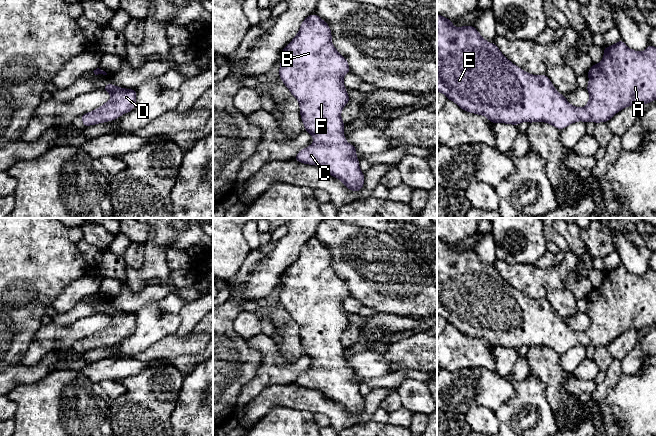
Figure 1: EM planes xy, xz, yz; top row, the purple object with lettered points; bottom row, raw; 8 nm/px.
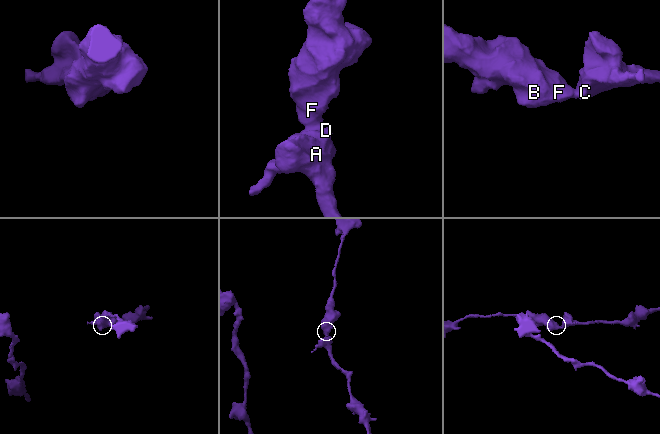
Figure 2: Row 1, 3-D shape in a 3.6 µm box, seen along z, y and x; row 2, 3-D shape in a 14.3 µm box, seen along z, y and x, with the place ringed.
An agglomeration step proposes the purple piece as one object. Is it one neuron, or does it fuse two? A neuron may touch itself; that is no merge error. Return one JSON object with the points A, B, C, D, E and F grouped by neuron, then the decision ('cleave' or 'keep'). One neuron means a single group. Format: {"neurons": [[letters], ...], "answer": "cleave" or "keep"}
{"neurons": [["A", "B", "C", "D", "E", "F"]], "answer": "keep"}

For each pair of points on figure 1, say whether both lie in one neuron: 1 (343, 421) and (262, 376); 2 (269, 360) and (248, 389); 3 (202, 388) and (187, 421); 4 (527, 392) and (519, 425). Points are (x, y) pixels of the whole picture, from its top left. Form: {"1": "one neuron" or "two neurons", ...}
{"1": "two neurons", "2": "one neuron", "3": "one neuron", "4": "one neuron"}

